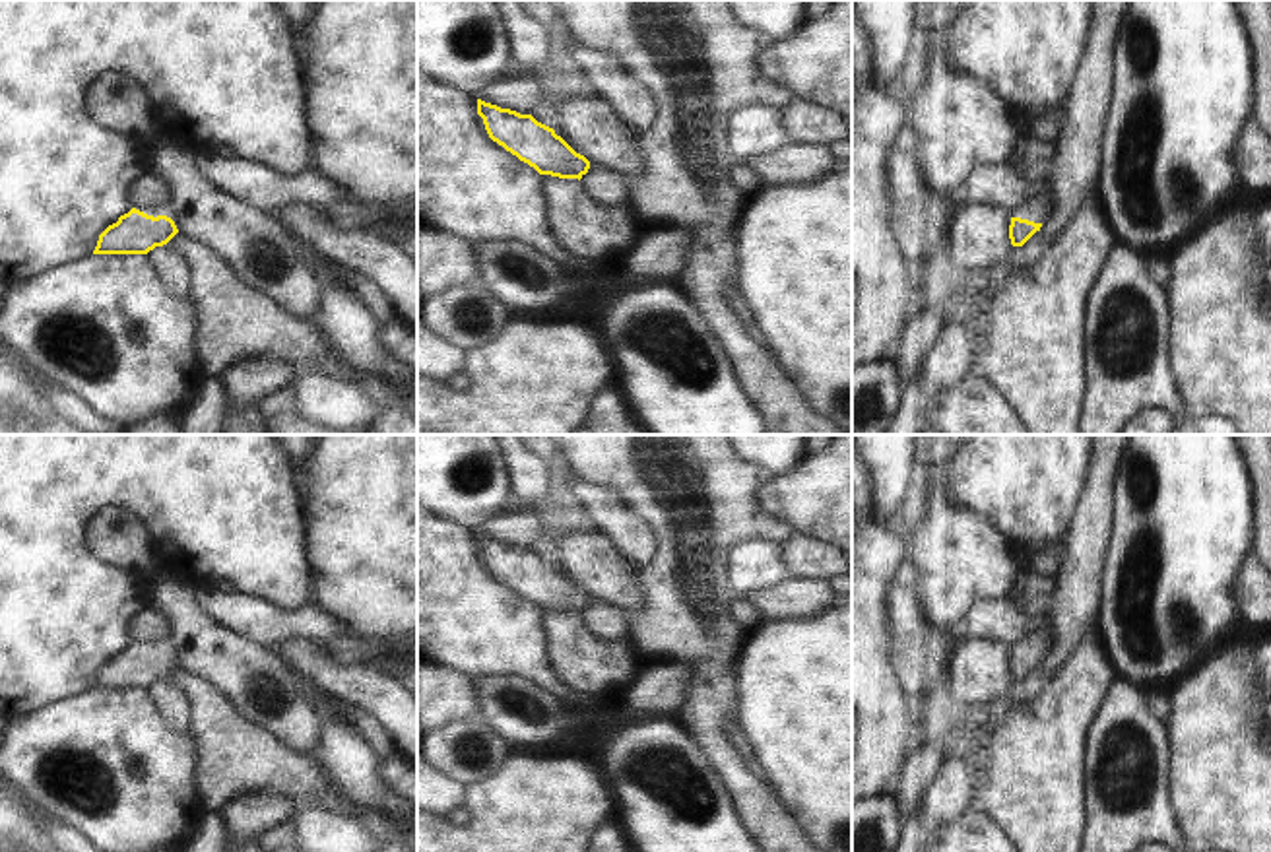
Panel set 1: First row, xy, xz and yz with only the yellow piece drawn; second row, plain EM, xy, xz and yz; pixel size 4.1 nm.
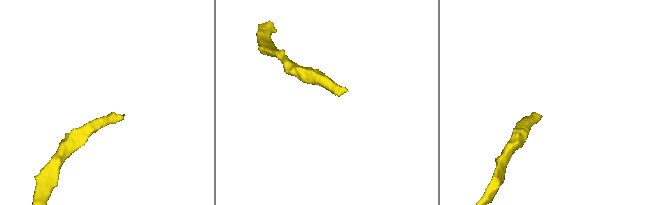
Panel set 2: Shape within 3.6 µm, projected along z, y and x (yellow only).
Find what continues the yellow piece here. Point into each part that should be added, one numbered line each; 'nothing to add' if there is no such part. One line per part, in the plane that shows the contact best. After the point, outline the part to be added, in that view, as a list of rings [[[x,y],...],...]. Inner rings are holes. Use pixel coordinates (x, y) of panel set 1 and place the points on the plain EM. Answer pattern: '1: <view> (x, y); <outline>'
1: yz (1037, 643); [[[1046,615],[1044,625],[1030,633],[1019,646],[1021,654],[1028,654],[1034,658],[1044,658],[1050,652],[1050,639],[1052,639],[1052,629],[1054,629],[1054,621],[1050,615]]]

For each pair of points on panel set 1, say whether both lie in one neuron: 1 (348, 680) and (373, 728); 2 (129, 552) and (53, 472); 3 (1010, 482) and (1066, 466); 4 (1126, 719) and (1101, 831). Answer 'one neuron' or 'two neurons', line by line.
1: two neurons
2: two neurons
3: one neuron
4: one neuron

